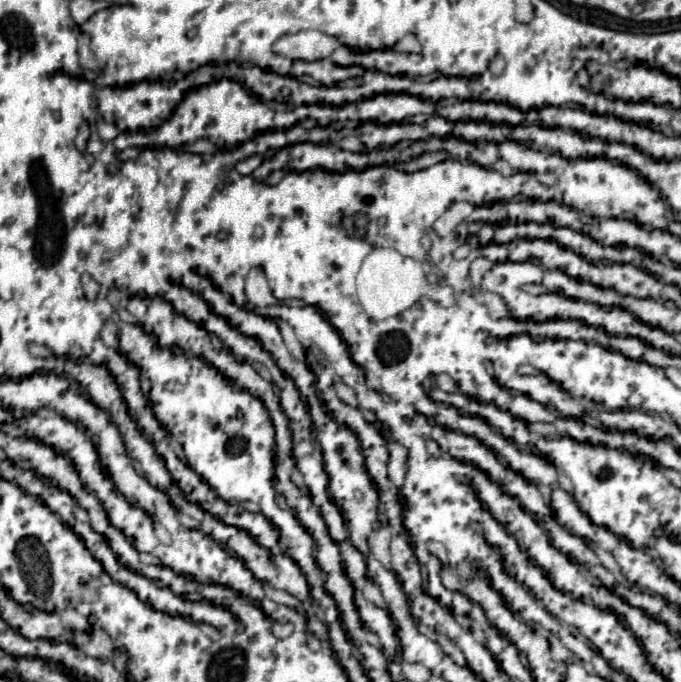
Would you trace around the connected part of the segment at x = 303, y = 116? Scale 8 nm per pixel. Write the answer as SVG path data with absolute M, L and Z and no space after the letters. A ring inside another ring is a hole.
M311 104L311 106L301 106L301 108L295 108L297 112L297 122L299 124L301 120L315 120L319 126L327 126L333 122L333 108L331 106L317 106L317 104Z

